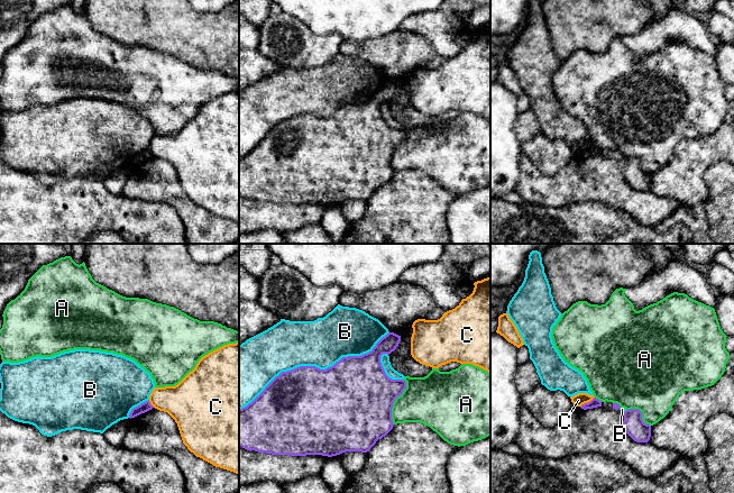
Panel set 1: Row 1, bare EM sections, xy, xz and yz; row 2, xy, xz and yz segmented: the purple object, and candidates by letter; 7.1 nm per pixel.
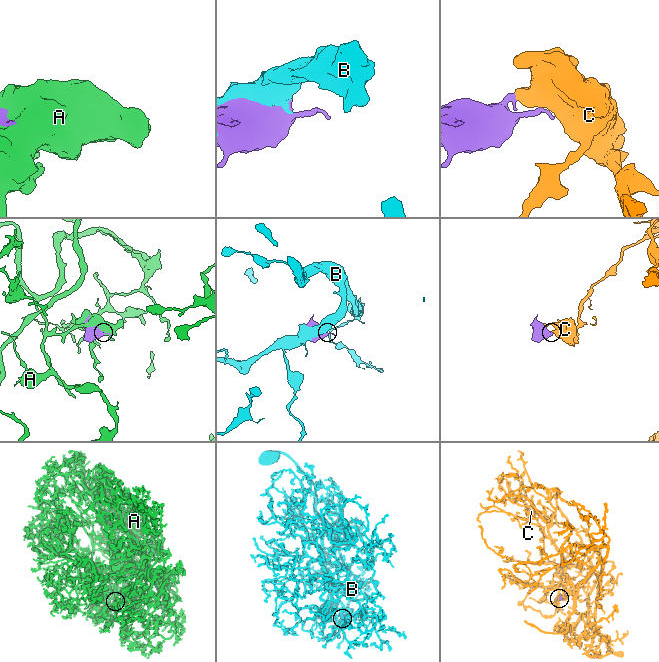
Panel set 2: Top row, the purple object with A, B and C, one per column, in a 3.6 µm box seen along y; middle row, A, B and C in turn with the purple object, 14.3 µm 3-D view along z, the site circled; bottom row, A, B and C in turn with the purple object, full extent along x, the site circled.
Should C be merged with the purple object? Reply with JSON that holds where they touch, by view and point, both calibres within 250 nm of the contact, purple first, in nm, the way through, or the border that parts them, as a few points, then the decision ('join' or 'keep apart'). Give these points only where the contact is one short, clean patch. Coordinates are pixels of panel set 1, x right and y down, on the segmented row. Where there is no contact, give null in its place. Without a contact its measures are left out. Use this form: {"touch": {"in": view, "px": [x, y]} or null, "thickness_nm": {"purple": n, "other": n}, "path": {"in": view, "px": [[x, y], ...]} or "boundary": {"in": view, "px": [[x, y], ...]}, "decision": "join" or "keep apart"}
{"touch": {"in": "yz", "px": [588, 402]}, "thickness_nm": {"purple": 70, "other": 90}, "boundary": {"in": "yz", "px": [[594, 396], [580, 407]]}, "decision": "keep apart"}

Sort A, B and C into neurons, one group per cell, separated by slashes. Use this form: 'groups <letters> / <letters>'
groups A / B / C

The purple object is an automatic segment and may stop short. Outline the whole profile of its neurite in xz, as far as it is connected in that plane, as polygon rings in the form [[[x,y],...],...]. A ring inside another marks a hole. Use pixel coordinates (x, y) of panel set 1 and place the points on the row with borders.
[[[388,332],[371,352],[361,356],[342,357],[327,369],[300,366],[282,372],[251,403],[239,409],[239,446],[258,453],[291,456],[332,457],[346,451],[369,451],[378,439],[393,429],[393,403],[406,389],[406,382],[389,378],[380,363],[380,356],[394,352],[400,341],[401,336]]]

